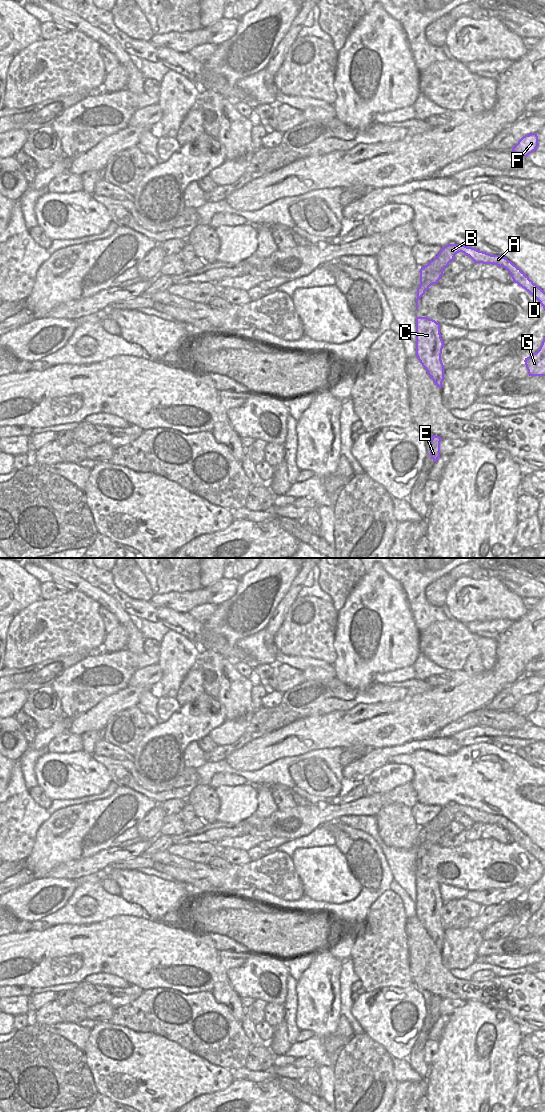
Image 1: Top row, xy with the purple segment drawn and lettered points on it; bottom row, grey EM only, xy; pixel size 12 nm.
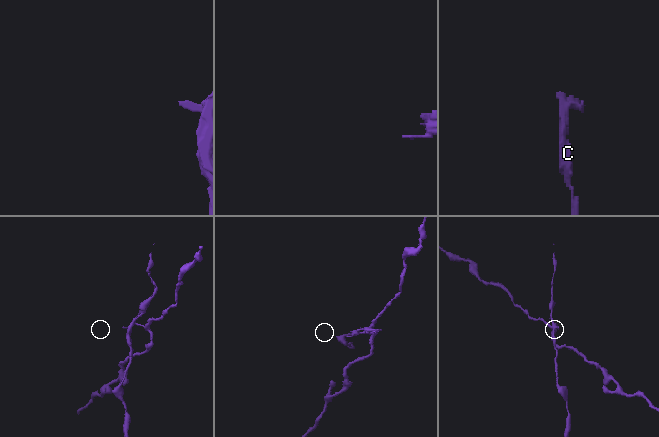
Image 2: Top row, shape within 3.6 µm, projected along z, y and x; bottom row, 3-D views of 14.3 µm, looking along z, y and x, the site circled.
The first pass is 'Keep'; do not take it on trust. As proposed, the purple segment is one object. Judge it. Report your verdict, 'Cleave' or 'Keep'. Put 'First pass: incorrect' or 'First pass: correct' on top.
First pass: incorrect
Cleave.

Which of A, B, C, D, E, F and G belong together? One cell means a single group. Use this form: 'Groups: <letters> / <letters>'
Groups: A B D G / C E F.

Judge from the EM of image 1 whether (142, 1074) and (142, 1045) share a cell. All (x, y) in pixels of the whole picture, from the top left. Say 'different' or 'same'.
same

